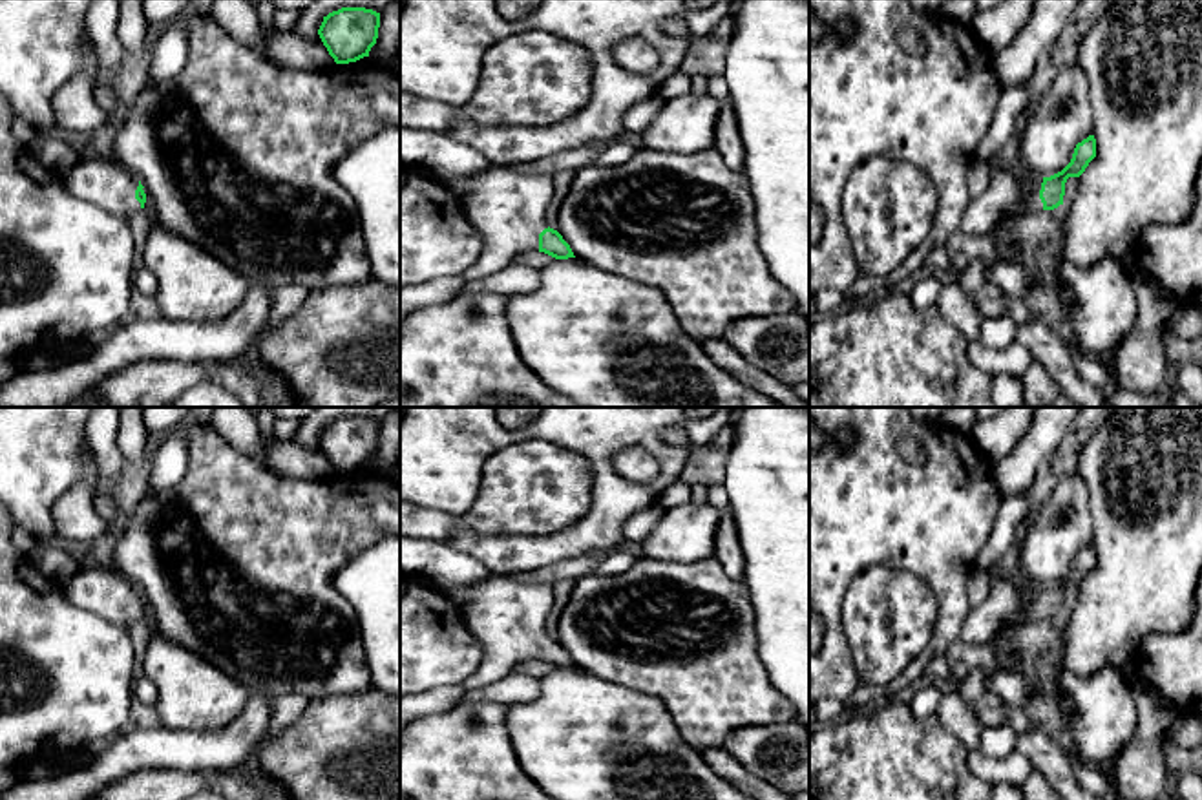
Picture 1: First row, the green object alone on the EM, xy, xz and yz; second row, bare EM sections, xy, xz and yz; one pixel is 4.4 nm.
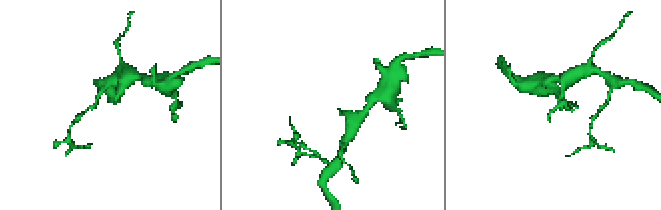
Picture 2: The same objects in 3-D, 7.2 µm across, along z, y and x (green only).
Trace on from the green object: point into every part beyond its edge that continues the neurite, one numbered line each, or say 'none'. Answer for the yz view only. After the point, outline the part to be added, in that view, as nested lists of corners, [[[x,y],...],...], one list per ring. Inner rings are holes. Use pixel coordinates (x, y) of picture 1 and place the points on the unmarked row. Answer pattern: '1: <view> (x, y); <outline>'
1: yz (1005, 605); [[[1025,577],[1021,583],[992,579],[986,601],[970,610],[959,639],[968,647],[990,648],[1007,626],[1041,621],[1041,592],[1043,586],[1032,586]]]

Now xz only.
1: xz (508, 616); [[[491,574],[471,586],[438,590],[460,608],[484,647],[480,667],[460,683],[464,690],[482,689],[517,665],[539,661],[539,643],[548,637],[546,619],[554,605],[550,583]]]

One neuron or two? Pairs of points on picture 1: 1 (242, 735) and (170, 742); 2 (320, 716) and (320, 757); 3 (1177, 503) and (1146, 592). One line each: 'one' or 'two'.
1: one
2: one
3: one

